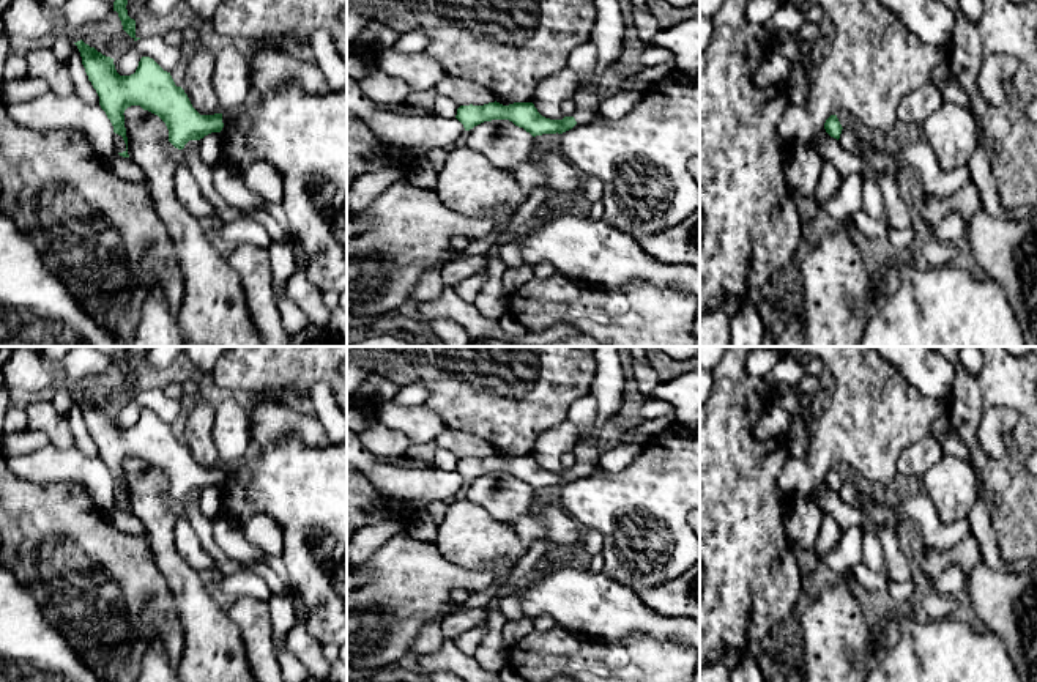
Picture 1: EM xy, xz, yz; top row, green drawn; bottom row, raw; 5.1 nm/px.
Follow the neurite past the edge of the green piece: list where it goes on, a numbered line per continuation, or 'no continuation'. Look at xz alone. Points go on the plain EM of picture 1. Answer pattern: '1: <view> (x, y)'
no continuation

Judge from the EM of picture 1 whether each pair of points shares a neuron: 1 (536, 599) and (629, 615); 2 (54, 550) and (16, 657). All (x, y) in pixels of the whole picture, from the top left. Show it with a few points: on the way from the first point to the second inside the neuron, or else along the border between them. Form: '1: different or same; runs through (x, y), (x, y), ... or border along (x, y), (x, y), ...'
1: same; runs through (560, 599), (577, 599), (605, 610)
2: different; border along (16, 577), (41, 615), (59, 632)

